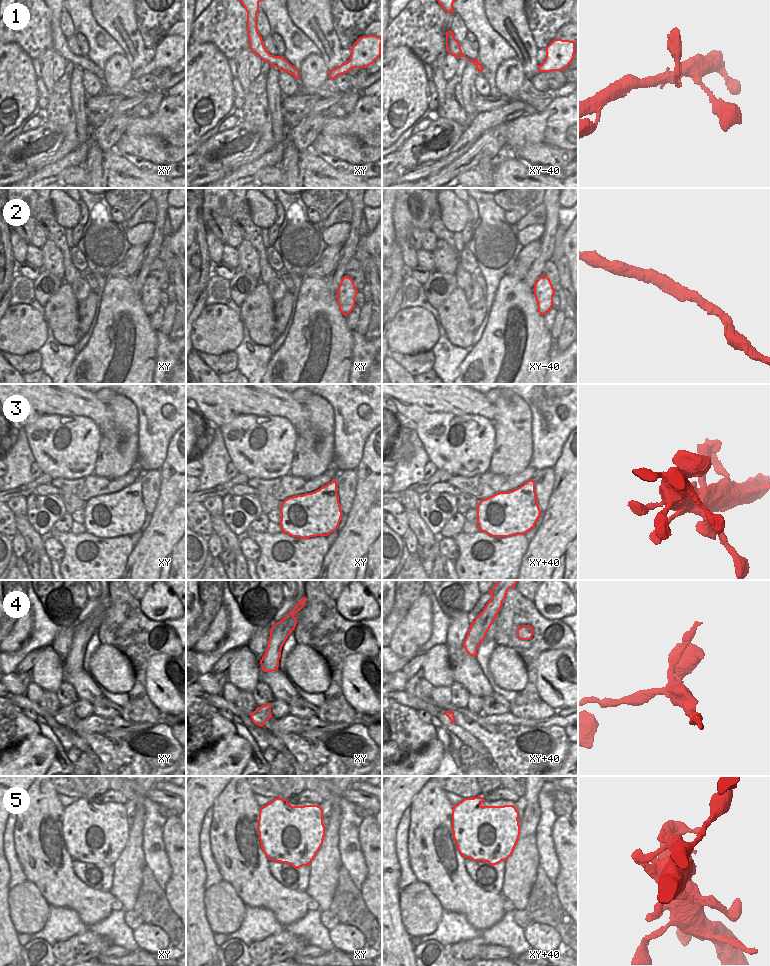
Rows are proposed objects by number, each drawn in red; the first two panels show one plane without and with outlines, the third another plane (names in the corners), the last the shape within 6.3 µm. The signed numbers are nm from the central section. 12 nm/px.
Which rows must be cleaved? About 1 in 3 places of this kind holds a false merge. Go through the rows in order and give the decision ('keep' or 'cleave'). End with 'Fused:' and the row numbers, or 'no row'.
1: keep
2: keep
3: cleave
4: cleave
5: cleave
Fused: 3, 4, 5

